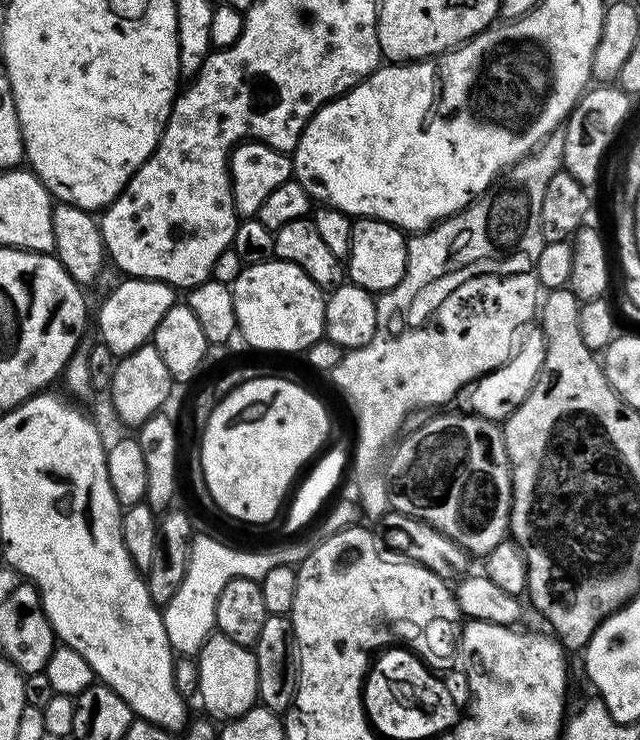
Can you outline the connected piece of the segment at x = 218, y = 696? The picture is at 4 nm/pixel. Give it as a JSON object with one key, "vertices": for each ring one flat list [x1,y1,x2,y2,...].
{"vertices":[[214,634,200,647,198,663,200,666,198,700,204,703,205,710,209,712,205,713,209,717,227,722,257,707,258,666,256,653,252,648,243,648,241,644,230,638]]}

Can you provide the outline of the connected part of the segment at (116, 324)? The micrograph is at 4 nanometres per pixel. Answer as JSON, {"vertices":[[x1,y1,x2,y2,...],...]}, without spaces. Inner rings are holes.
{"vertices":[[135,278,121,279,121,284,116,284,108,292,108,297,100,304,100,309,94,312,94,328,100,331,99,339,106,345,110,346,113,356,129,356,134,350,138,350,143,344,149,343,153,334,156,332,158,322,162,322,162,314,170,310,172,305,177,303,177,289,170,287,166,282,157,280,138,280]]}

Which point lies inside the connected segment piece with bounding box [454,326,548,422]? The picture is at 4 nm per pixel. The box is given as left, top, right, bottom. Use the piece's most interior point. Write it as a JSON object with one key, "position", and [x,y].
{"position":[495,396]}

